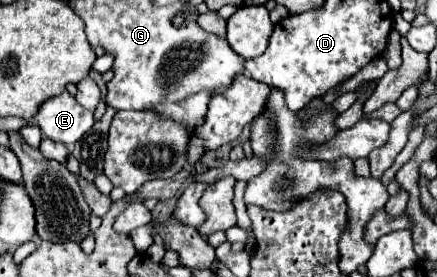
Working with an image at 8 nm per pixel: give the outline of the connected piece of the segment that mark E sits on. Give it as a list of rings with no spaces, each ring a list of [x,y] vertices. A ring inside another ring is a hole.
[[[67,91],[47,99],[35,119],[47,139],[65,145],[73,145],[93,127],[93,113],[83,109]]]

